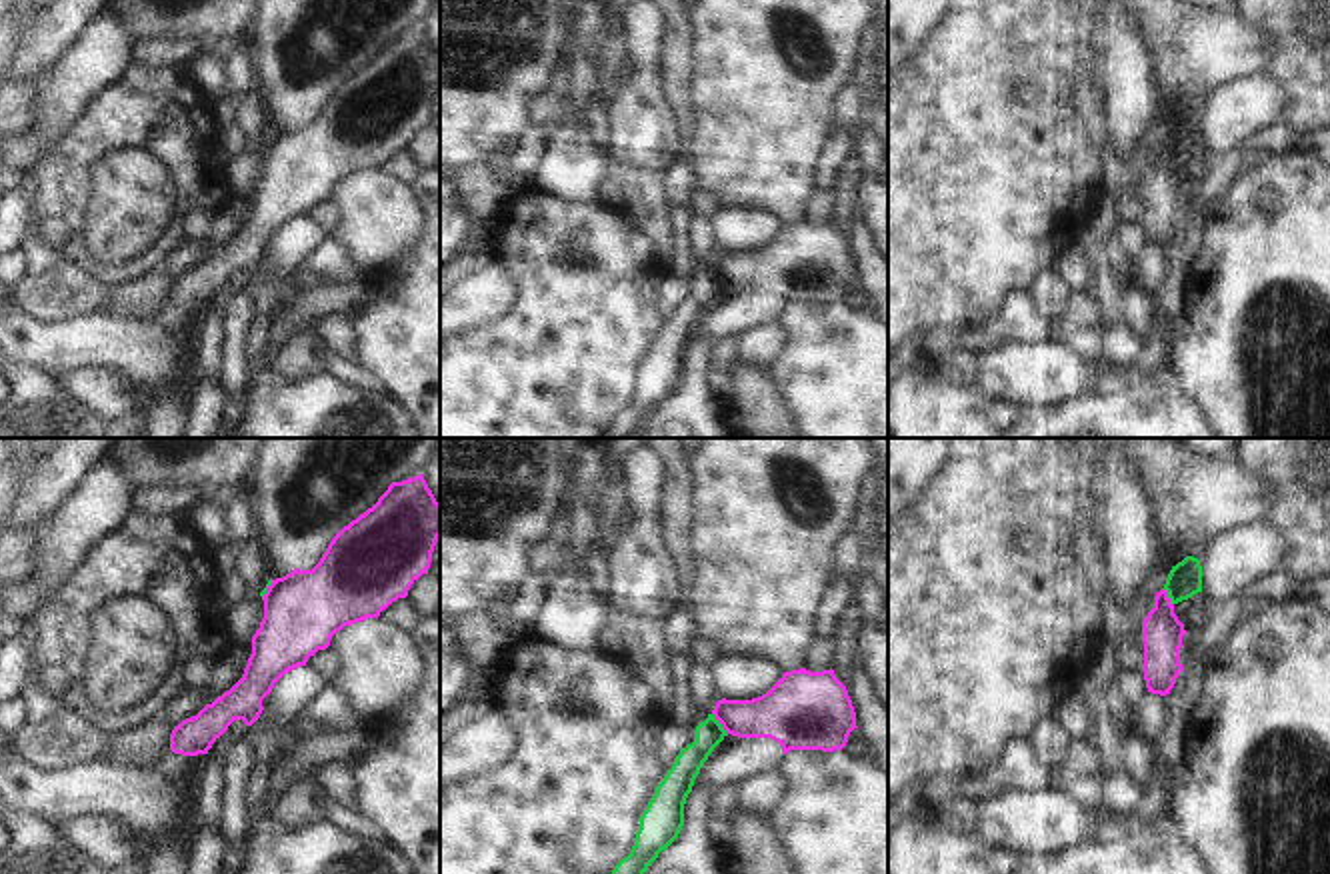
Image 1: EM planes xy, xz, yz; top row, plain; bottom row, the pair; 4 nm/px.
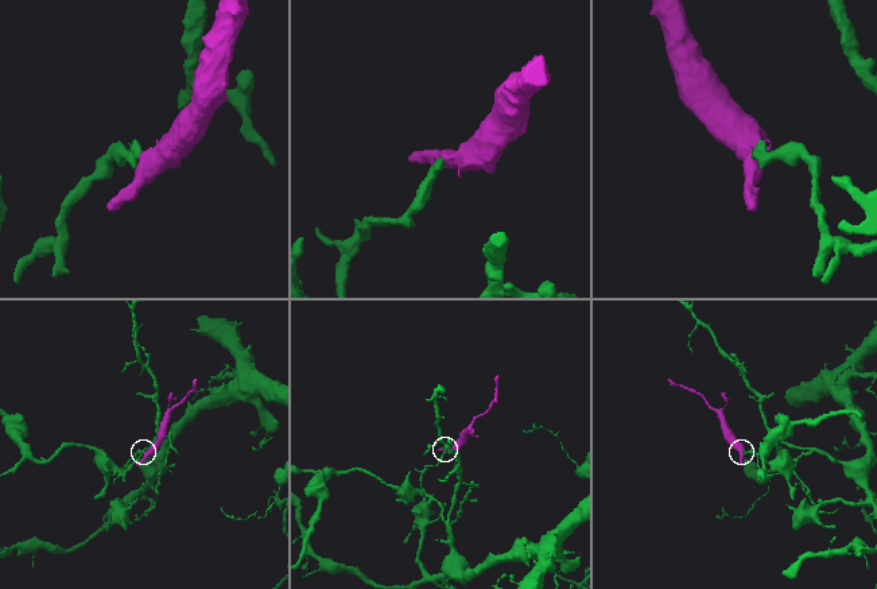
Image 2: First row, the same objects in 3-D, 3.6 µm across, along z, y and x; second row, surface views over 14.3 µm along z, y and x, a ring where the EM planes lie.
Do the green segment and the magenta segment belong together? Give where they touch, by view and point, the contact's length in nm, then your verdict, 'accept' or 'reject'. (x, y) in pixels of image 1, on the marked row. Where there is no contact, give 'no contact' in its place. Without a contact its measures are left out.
xz (720, 724) | 110 nm | reject

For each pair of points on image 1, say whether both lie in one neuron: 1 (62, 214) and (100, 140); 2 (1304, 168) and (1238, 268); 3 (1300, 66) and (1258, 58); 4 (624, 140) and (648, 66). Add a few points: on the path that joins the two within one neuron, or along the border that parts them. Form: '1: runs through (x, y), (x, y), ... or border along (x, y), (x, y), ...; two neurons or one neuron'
1: runs through (64, 196), (64, 178), (82, 158); one neuron
2: runs through (1304, 192), (1304, 202), (1262, 244); one neuron
3: border along (1246, 20), (1280, 42), (1270, 70); two neurons
4: runs through (642, 122), (642, 102), (648, 84); one neuron

